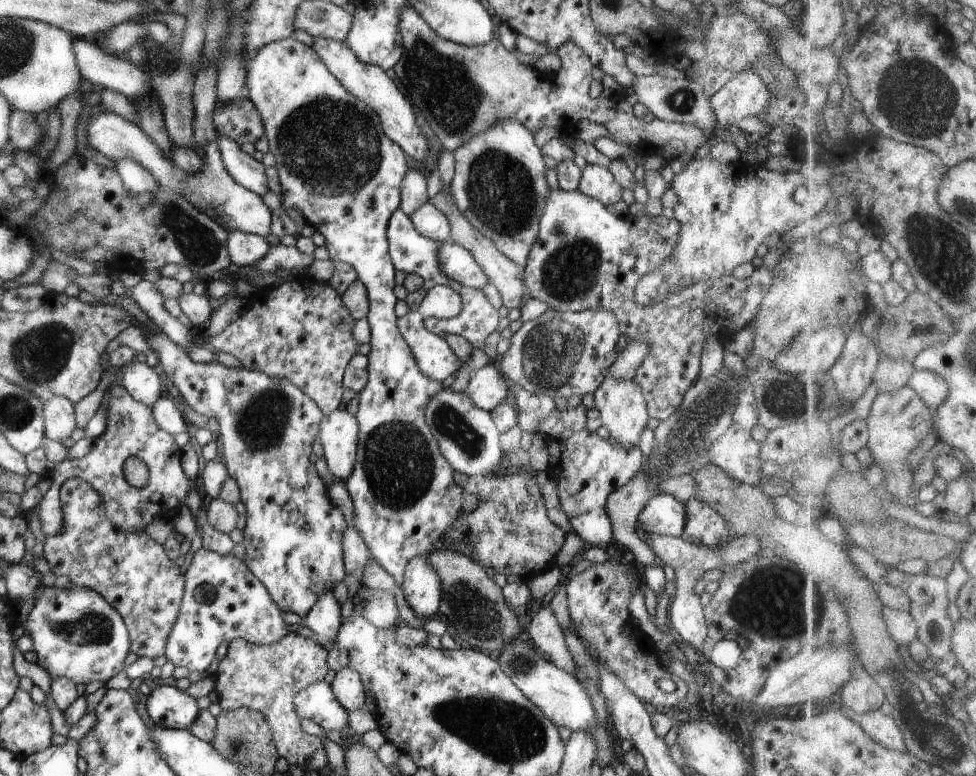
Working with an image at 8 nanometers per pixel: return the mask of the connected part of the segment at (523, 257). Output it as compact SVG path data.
M504 119L496 121L490 128L475 134L476 138L469 138L454 152L455 171L450 192L453 194L456 206L486 238L489 238L506 258L520 267L525 266L530 247L537 239L539 220L542 216L546 195L549 193L549 184L546 182L548 168L544 163L544 155L534 143L530 132L520 121Z

